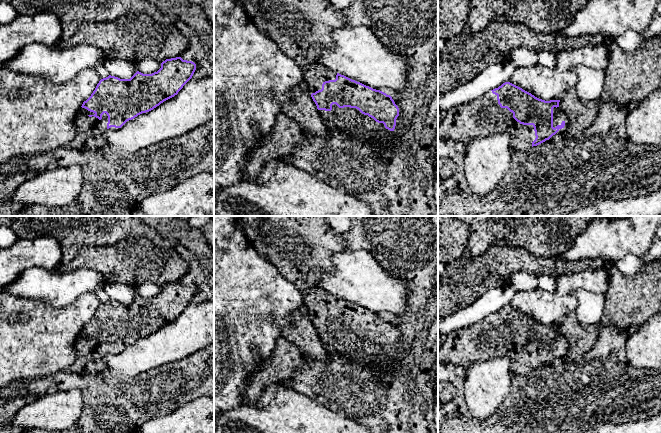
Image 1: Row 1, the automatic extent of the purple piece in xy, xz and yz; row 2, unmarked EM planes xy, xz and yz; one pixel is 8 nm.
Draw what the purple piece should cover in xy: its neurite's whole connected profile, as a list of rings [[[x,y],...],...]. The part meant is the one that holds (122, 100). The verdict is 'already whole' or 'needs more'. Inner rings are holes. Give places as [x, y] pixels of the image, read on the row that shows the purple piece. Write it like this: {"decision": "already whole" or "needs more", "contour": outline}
{"decision": "needs more", "contour": [[[176,57],[163,61],[161,68],[152,74],[137,71],[130,79],[120,79],[111,75],[101,79],[91,96],[83,102],[79,109],[75,120],[75,137],[64,147],[100,151],[103,146],[103,134],[106,131],[121,128],[127,121],[153,110],[164,101],[177,95],[192,78],[195,70],[194,62]]]}

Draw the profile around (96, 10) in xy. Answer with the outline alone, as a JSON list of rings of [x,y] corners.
[[[0,0],[12,5],[19,15],[34,15],[50,12],[56,15],[62,23],[60,43],[65,45],[68,39],[83,23],[96,23],[120,19],[126,15],[143,15],[150,11],[151,3],[146,0]]]

